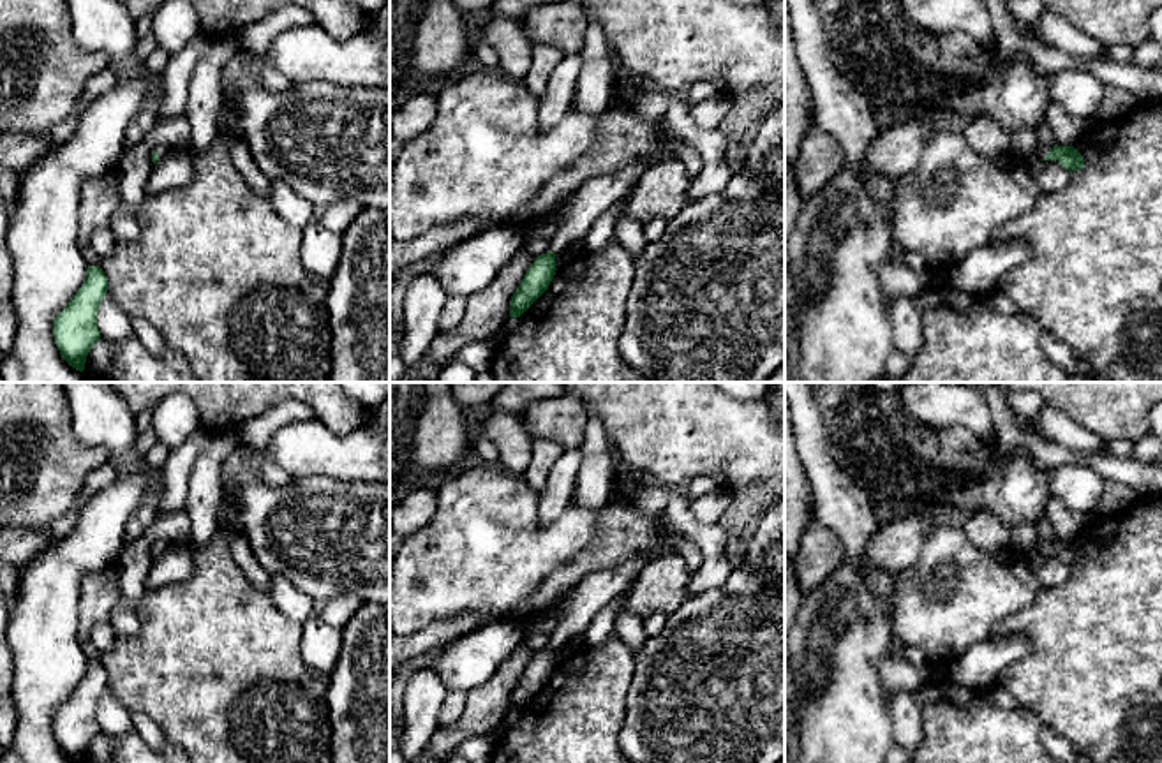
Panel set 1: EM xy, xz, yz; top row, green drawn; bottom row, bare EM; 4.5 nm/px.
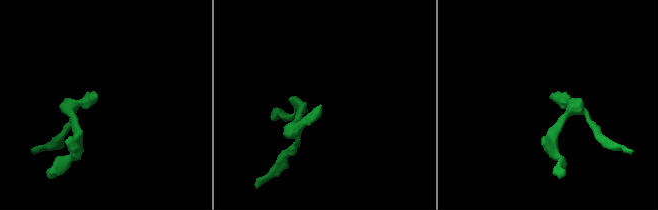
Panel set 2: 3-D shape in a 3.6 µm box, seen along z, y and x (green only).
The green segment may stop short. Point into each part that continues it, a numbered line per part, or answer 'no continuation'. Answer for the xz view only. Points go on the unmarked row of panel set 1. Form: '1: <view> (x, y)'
1: xz (591, 594)

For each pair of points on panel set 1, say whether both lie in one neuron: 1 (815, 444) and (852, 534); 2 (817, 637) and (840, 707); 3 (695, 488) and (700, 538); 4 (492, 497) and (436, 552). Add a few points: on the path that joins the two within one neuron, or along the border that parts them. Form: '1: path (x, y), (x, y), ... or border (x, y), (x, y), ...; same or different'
1: path (820, 467), (838, 501), (849, 511); same
2: path (834, 654), (838, 689); same
3: border (683, 494), (688, 499); different
4: path (478, 511), (450, 540); same

